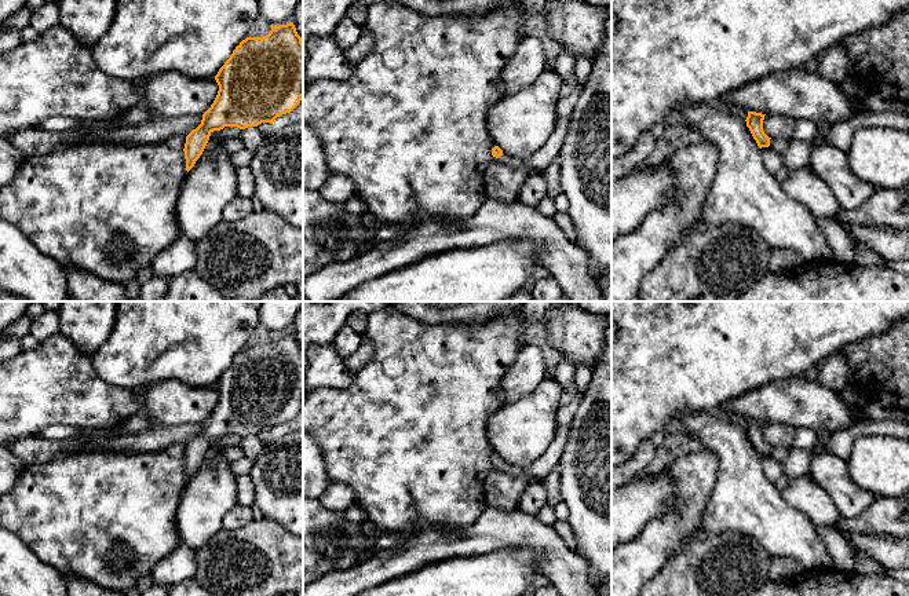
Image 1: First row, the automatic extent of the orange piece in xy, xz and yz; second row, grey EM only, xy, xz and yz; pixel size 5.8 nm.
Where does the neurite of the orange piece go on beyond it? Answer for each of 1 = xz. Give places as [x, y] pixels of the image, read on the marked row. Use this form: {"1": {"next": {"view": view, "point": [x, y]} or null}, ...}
{"1": {"next": {"view": "xz", "point": [506, 158]}}}

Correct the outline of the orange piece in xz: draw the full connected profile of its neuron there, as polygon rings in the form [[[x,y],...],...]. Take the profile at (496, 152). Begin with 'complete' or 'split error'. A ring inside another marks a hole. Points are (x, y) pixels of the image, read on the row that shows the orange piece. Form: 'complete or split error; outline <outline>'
split error; outline [[[494,145],[492,146],[492,156],[493,156],[493,160],[499,160],[514,168],[518,168],[525,162],[523,160],[505,154],[499,146],[494,146]]]

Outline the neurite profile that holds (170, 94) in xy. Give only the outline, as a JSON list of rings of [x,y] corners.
[[[163,72],[145,78],[147,106],[158,117],[202,116],[213,103],[215,78],[191,78],[179,72]]]

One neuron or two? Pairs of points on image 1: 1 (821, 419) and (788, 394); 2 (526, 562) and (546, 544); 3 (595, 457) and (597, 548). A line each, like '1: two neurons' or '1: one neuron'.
1: one neuron
2: two neurons
3: one neuron

